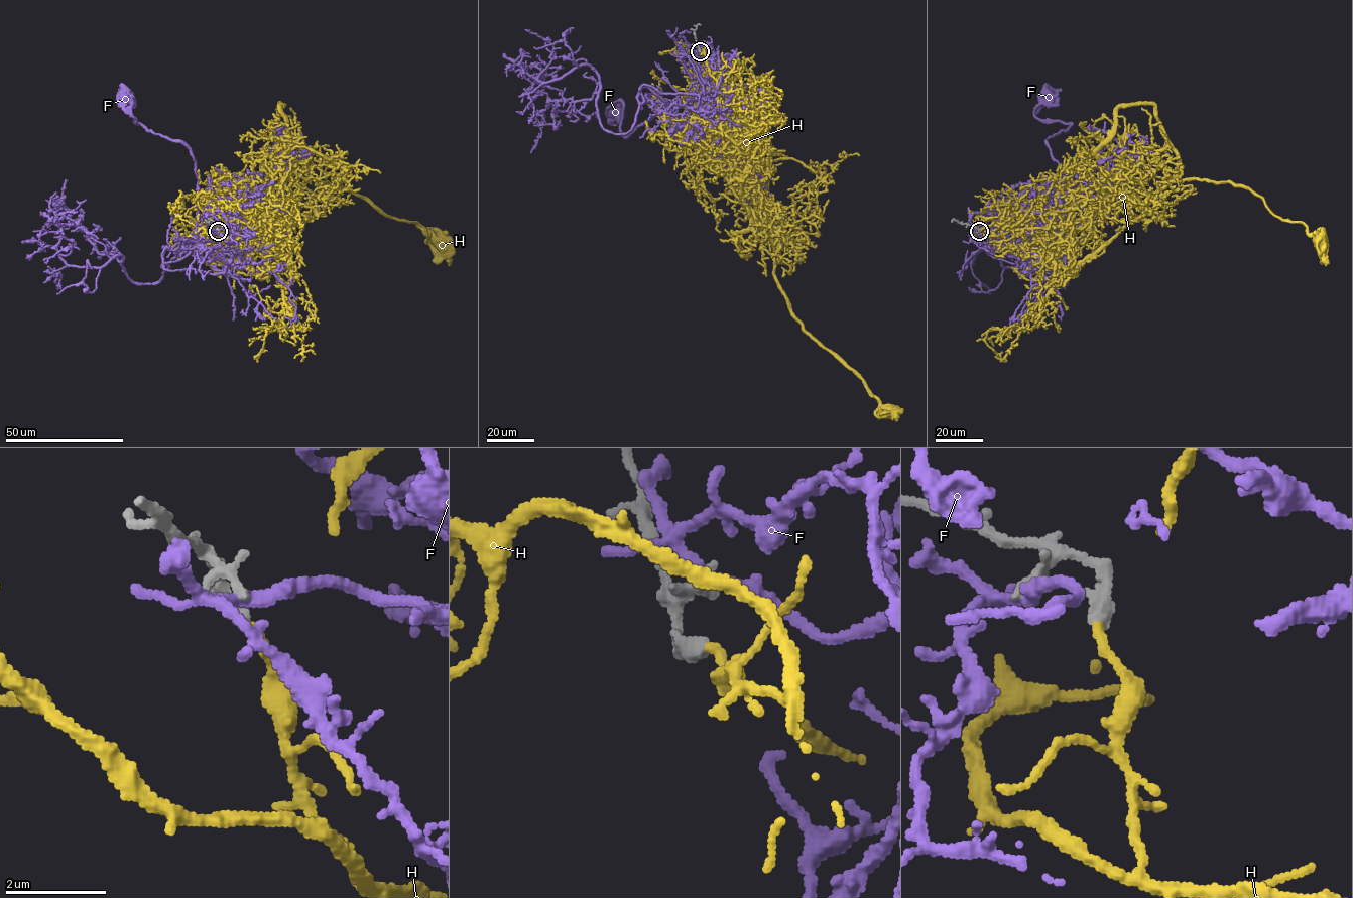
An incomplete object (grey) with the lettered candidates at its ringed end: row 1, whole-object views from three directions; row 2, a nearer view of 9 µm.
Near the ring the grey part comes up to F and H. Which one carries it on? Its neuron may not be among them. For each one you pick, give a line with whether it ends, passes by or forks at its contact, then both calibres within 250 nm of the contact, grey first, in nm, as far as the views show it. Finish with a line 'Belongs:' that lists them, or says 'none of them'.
H: it ends | 340/160 nm
Belongs: H

